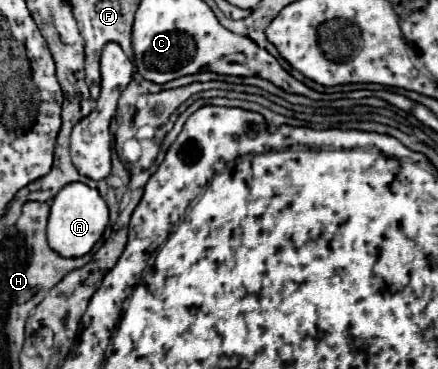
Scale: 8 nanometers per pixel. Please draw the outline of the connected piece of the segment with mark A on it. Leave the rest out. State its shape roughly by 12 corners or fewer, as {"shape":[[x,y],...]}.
{"shape":[[65,185],[51,203],[47,241],[83,257],[101,239],[109,209],[97,189]]}

